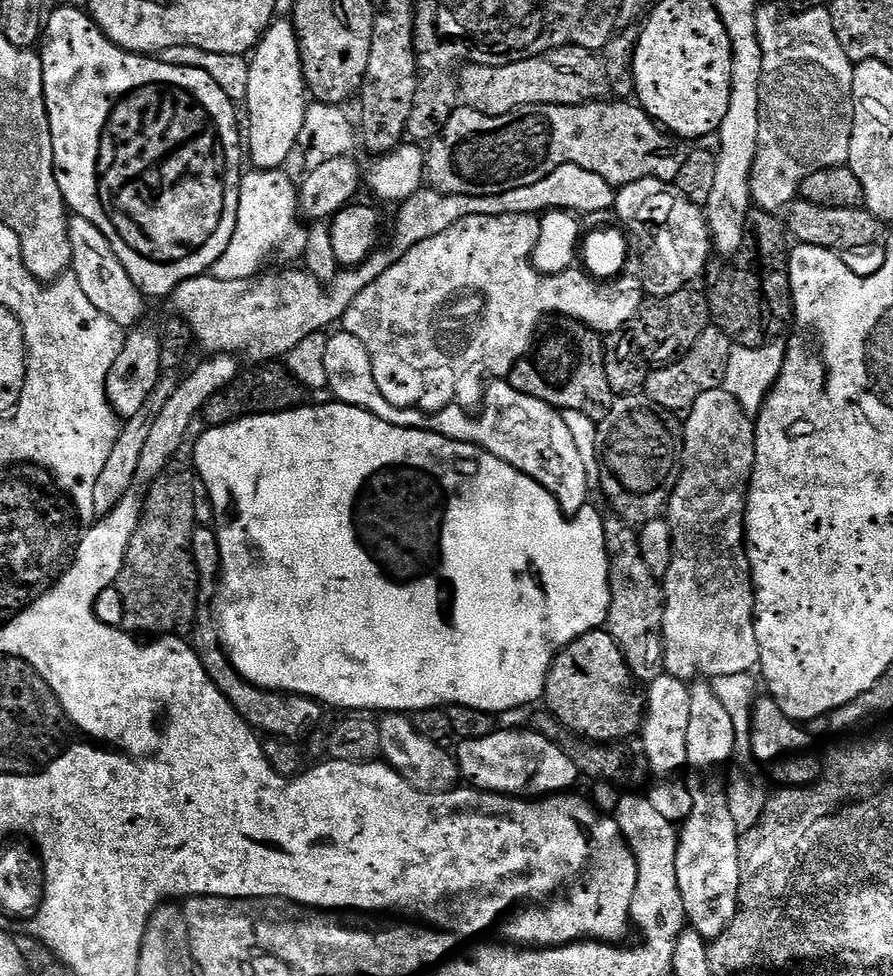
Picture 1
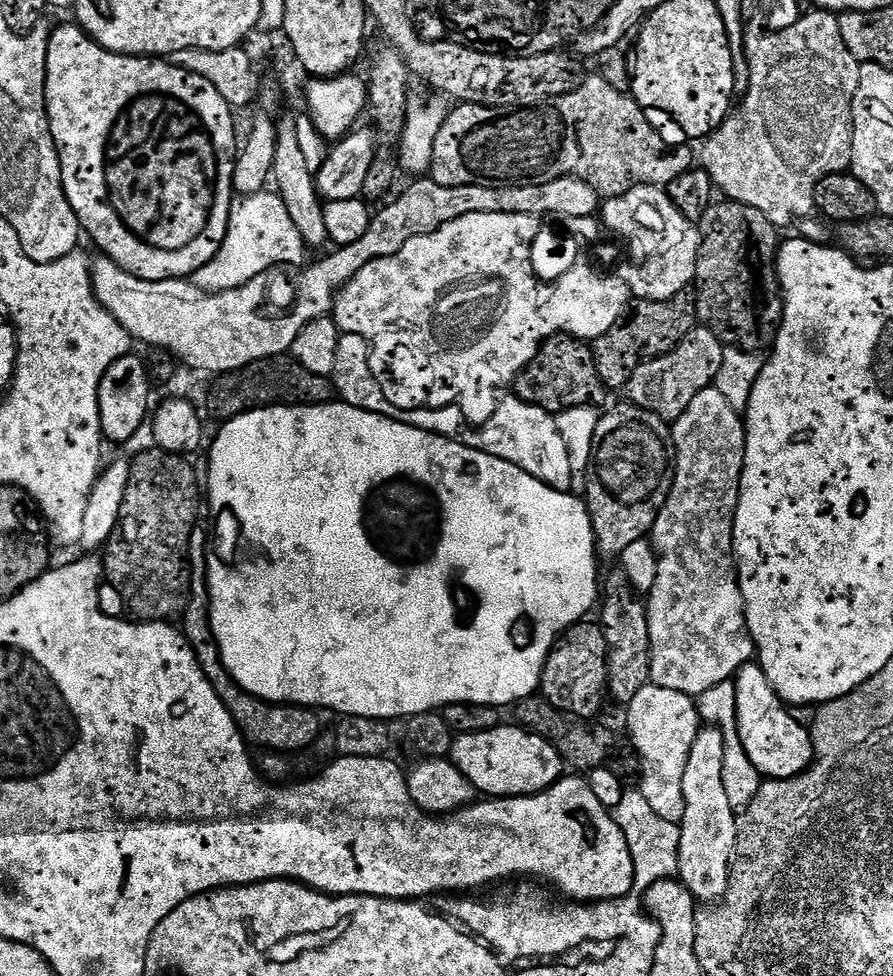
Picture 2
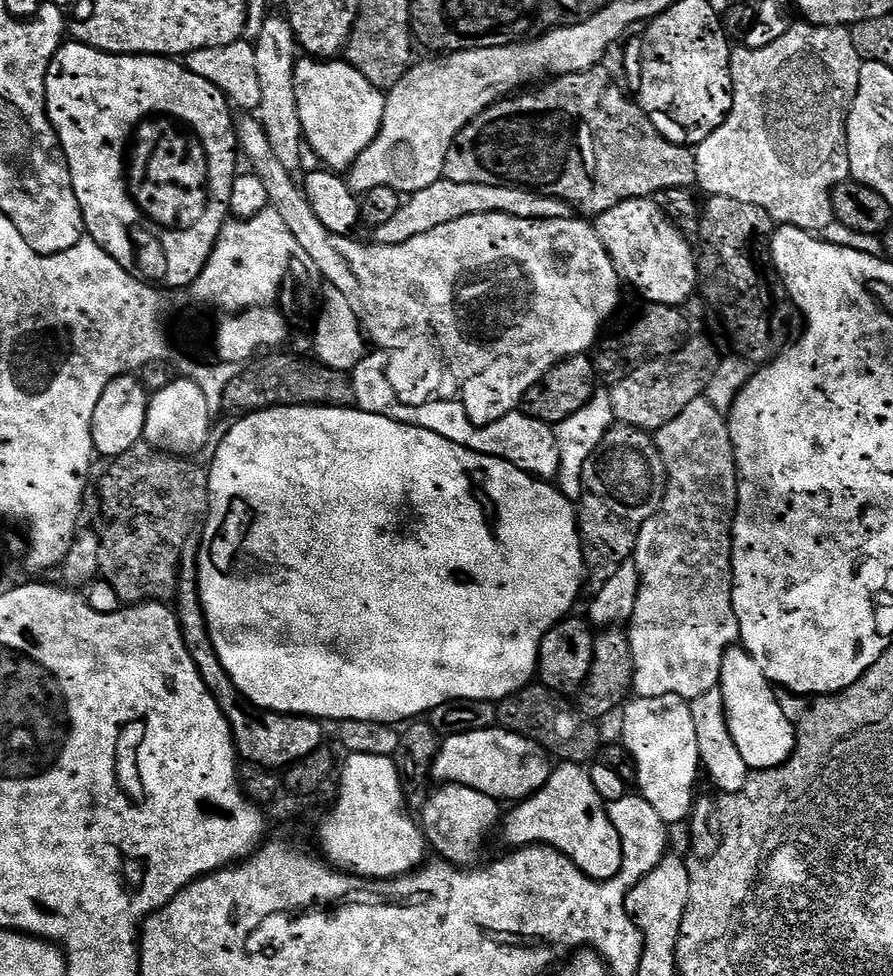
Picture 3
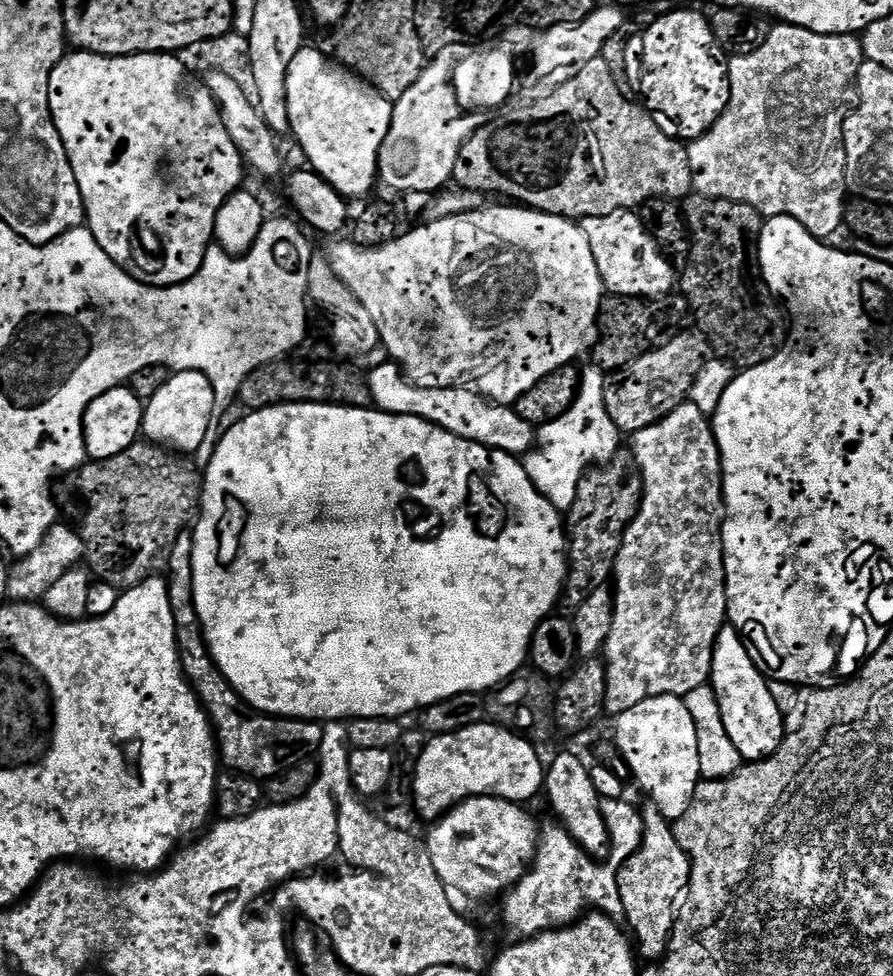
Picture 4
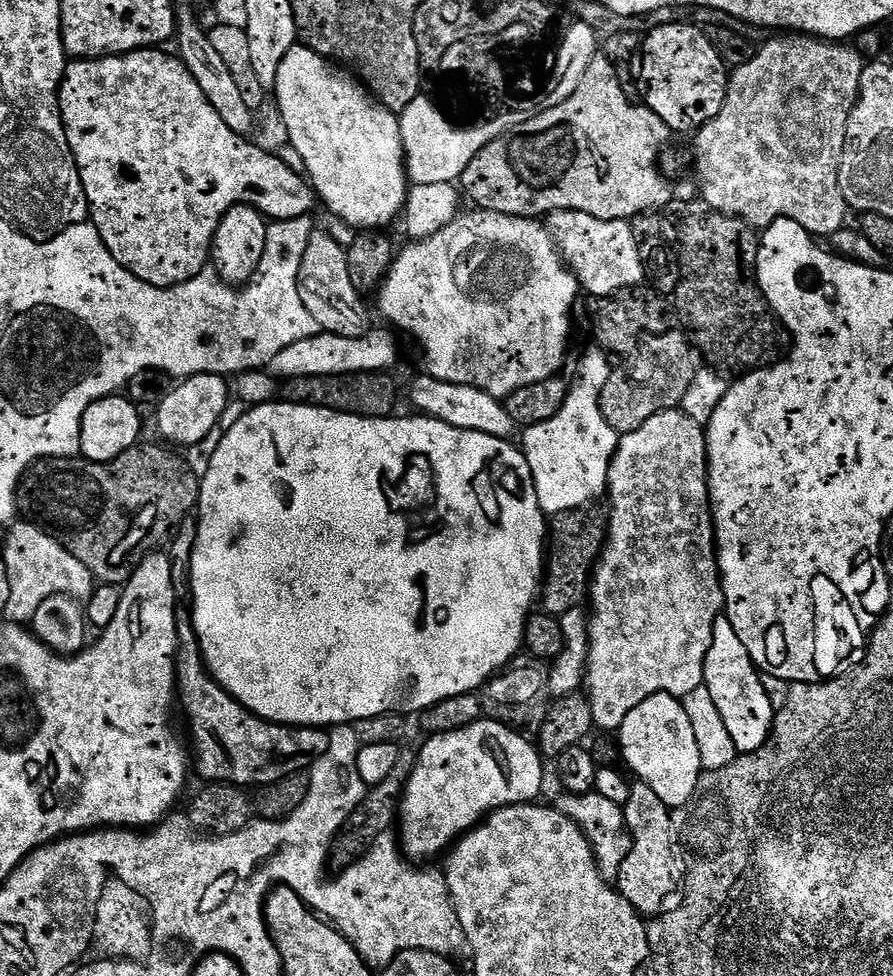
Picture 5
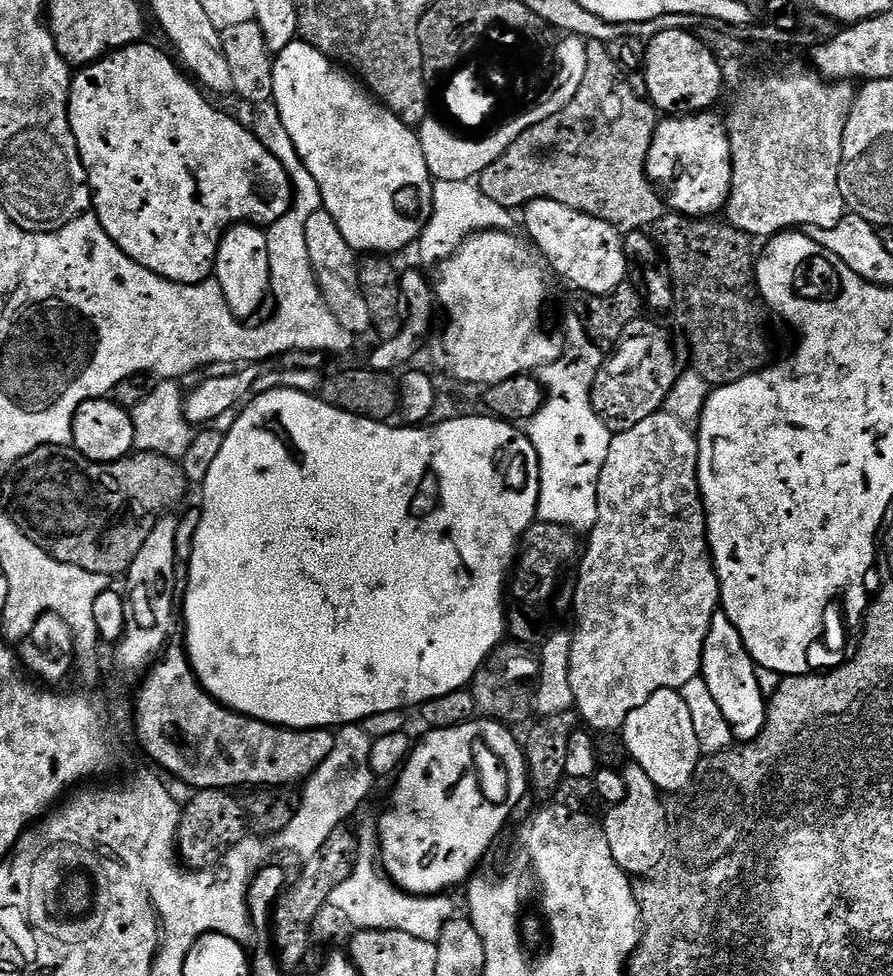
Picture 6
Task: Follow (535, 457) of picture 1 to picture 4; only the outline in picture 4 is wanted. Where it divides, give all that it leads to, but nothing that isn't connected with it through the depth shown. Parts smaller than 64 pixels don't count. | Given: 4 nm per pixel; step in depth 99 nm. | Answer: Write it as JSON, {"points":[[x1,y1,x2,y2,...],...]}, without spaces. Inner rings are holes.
{"points":[[380,364,367,373,373,405,379,411,395,416,417,416,436,424,458,438,478,442,498,452,508,452,517,458,531,453,534,447,534,426,517,414,515,407,493,404,491,400,470,388,419,388,409,382,399,364]]}

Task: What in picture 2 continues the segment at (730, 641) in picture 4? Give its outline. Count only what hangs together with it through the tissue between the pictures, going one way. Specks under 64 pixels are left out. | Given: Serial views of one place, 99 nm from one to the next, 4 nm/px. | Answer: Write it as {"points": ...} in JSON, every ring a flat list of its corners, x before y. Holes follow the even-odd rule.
{"points":[[749,662,734,677,736,697,738,698,738,734,750,762,760,771,761,777,769,780,785,780,802,774,812,764,814,753,812,738,807,727,804,728,791,716,782,703,779,694,772,689,759,663]]}

